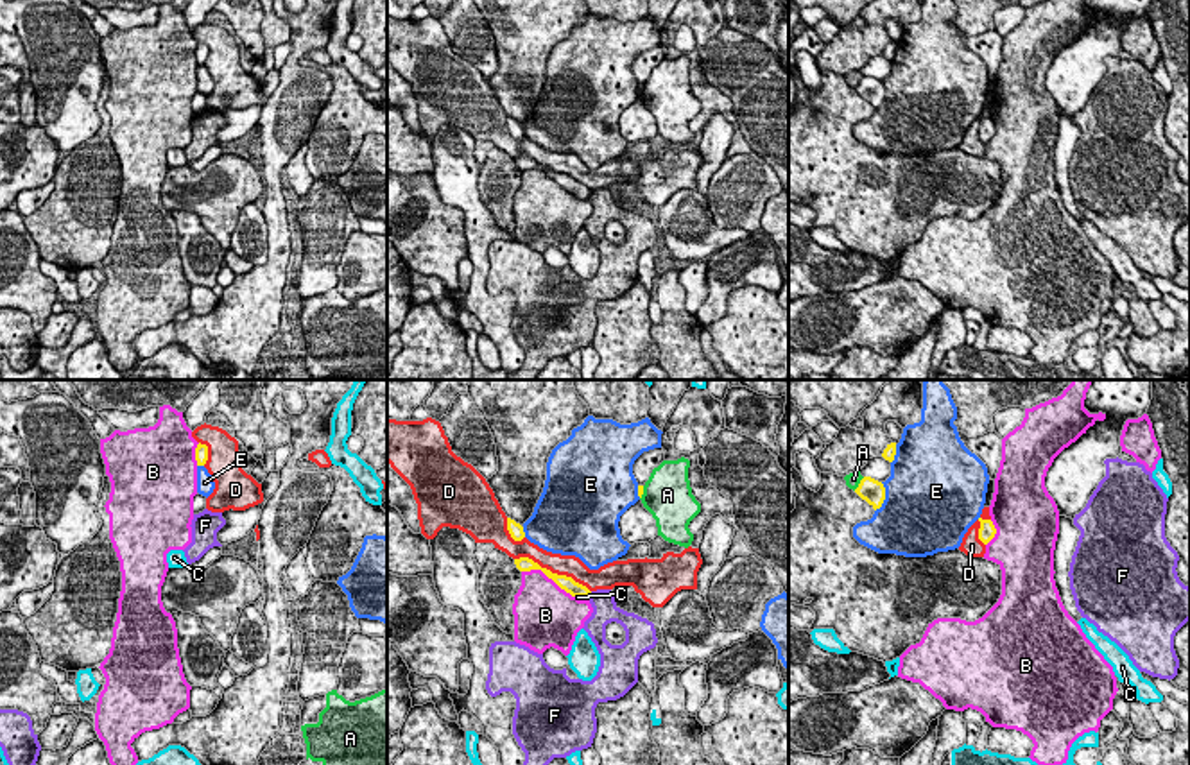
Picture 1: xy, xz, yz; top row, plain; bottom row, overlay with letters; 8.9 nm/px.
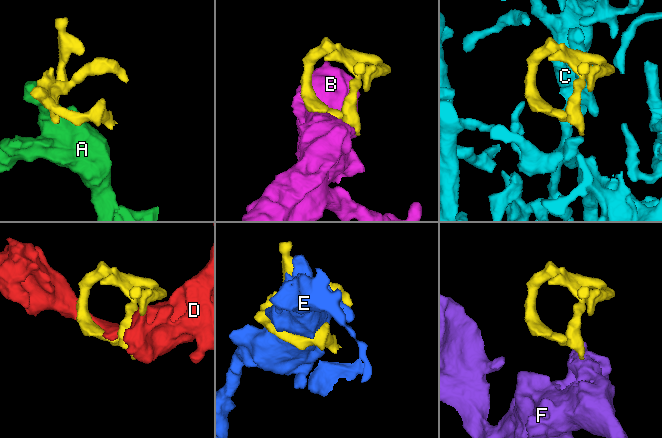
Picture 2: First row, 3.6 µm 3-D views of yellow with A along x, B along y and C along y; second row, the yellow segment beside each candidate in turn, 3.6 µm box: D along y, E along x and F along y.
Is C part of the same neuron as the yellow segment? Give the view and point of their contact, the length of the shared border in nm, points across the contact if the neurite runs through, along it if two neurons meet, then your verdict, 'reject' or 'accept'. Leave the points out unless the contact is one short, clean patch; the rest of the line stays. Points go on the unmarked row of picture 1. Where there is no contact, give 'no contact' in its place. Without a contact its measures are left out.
meets yellow in xz at (581, 194); contact 90 nm long; runs through xz (569, 183), (581, 194), (577, 196); accept

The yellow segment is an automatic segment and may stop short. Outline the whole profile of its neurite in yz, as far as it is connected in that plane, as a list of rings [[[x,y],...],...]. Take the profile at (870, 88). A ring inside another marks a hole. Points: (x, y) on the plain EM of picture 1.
[[[864,75],[858,82],[858,86],[855,88],[855,91],[866,99],[875,109],[882,106],[884,99],[885,99],[885,86],[882,81],[871,77],[871,75]]]

